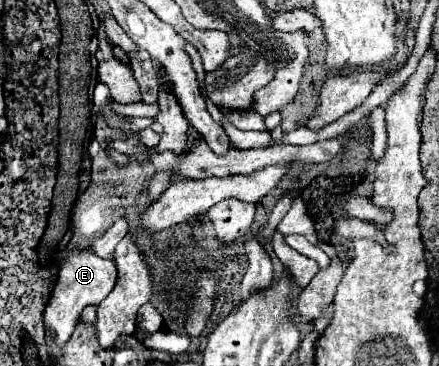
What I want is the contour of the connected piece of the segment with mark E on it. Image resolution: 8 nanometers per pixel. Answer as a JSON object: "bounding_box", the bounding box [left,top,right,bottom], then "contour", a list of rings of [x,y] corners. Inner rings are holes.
{"bounding_box":[43,250,117,348],"contour":[[[87,250],[69,254],[65,258],[65,262],[59,270],[55,288],[51,292],[51,298],[47,302],[47,308],[43,312],[45,332],[55,342],[57,348],[65,348],[65,344],[71,340],[71,336],[79,324],[81,312],[87,306],[99,306],[99,302],[105,300],[105,296],[113,290],[115,280],[117,280],[117,268],[115,268],[113,260],[103,260]]]}

